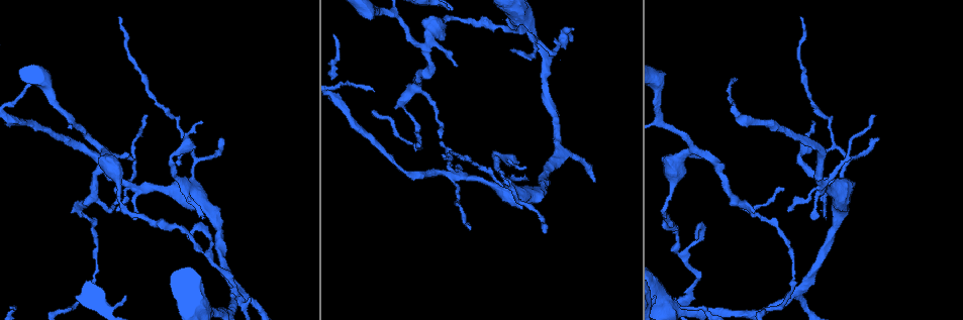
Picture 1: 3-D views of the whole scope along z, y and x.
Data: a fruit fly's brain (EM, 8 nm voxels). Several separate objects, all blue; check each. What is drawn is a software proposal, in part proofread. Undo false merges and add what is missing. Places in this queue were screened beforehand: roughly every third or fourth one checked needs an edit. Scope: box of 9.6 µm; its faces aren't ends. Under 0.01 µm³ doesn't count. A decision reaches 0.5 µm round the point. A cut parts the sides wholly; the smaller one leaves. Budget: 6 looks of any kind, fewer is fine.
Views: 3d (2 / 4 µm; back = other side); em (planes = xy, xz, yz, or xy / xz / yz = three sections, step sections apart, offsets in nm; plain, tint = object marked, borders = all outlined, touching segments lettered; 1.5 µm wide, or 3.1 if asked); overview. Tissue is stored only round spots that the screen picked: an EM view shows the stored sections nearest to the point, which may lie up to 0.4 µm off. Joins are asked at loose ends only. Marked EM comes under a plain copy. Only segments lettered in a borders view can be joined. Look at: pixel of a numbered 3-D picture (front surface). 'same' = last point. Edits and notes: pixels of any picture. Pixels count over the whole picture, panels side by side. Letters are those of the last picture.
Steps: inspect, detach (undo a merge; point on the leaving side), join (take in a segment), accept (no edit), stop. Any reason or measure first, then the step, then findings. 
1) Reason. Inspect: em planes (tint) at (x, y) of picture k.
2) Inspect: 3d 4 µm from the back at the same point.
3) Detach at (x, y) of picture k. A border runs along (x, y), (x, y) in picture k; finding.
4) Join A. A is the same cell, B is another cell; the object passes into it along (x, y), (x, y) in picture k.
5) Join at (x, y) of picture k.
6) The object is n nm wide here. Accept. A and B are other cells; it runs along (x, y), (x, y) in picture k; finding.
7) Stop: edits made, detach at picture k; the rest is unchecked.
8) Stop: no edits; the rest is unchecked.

Four-way junction. Inspect: em yz step 8 (tint) at (507, 182) of picture 1.

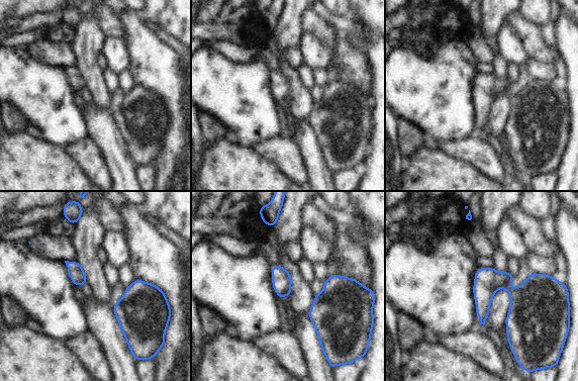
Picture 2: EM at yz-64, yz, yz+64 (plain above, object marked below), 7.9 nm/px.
Inspect: em planes (borders) at the same point.

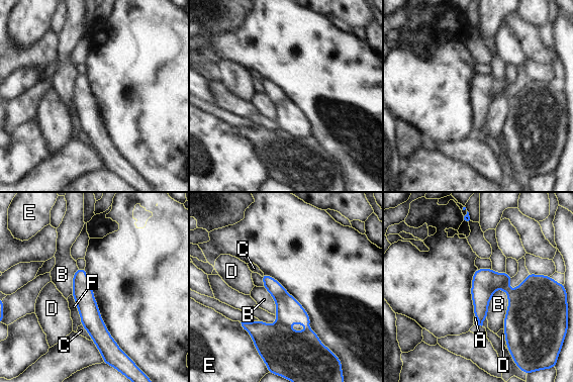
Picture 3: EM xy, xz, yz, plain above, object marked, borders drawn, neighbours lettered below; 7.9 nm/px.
The object is 160 nm wide here. Accept. A, B, C, D, E and F are other cells; it runs along (79, 271), (91, 321), (106, 347) in picture 3; one cell here.

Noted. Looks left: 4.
Tapers out. Inspect: em planes (borders) at (697, 236) of picture 1.

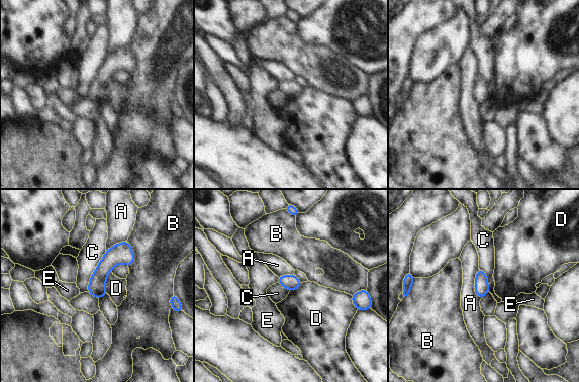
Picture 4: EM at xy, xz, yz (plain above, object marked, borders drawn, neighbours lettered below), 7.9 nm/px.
Accept. A, B, C, D and E are other cells; no lettered segment goes on from it.

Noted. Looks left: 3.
Free end. Inspect: em planes (borders) at (455, 65) of picture 1.

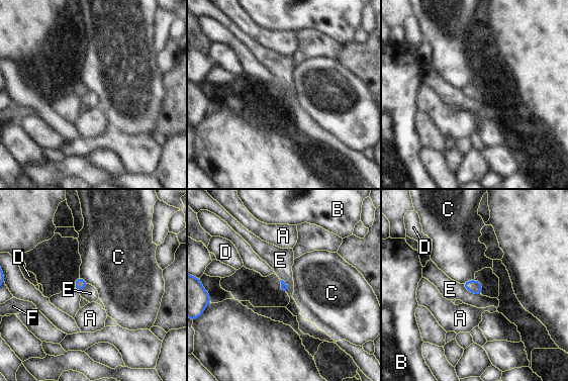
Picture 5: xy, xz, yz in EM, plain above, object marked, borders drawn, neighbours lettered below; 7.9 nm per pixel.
Accept. A, B, C, D, E and F are other cells; a border runs along (473, 279), (462, 283) in picture 5; none of them fits.

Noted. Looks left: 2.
Stop: no edits; the rest is unchecked.

